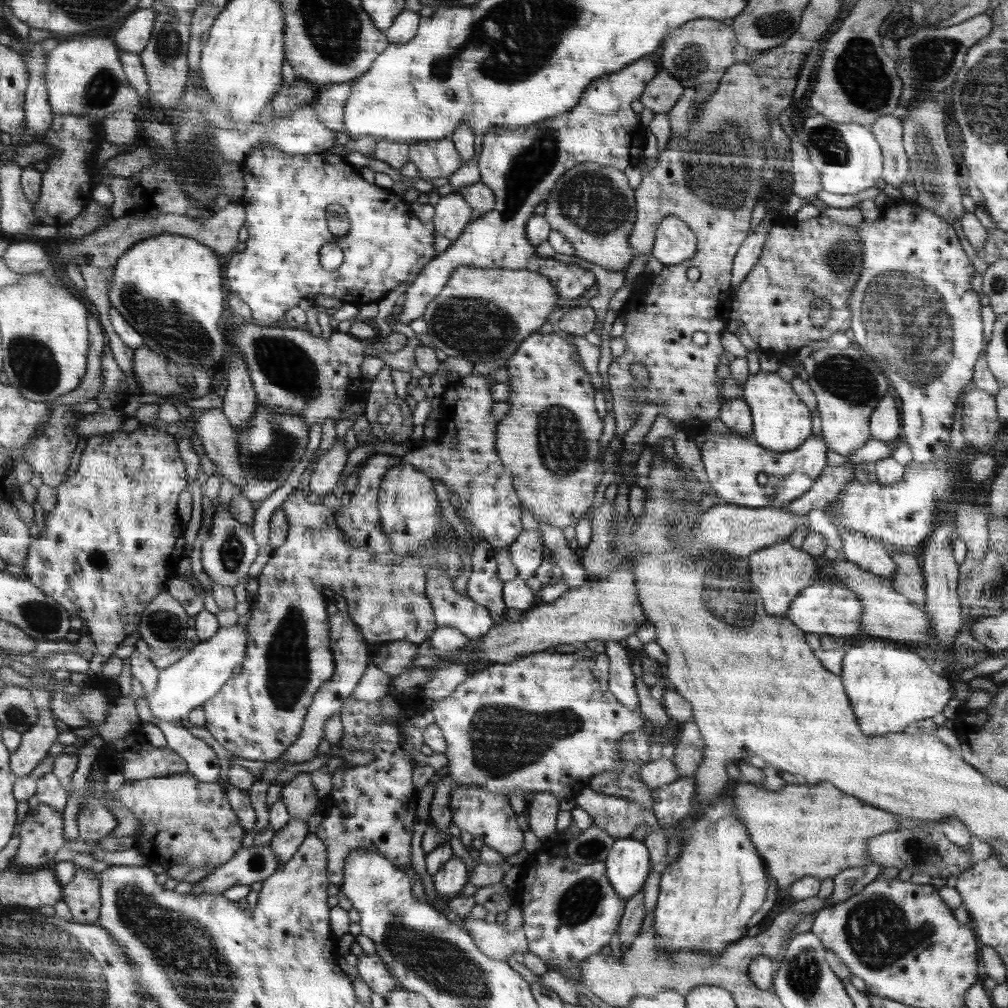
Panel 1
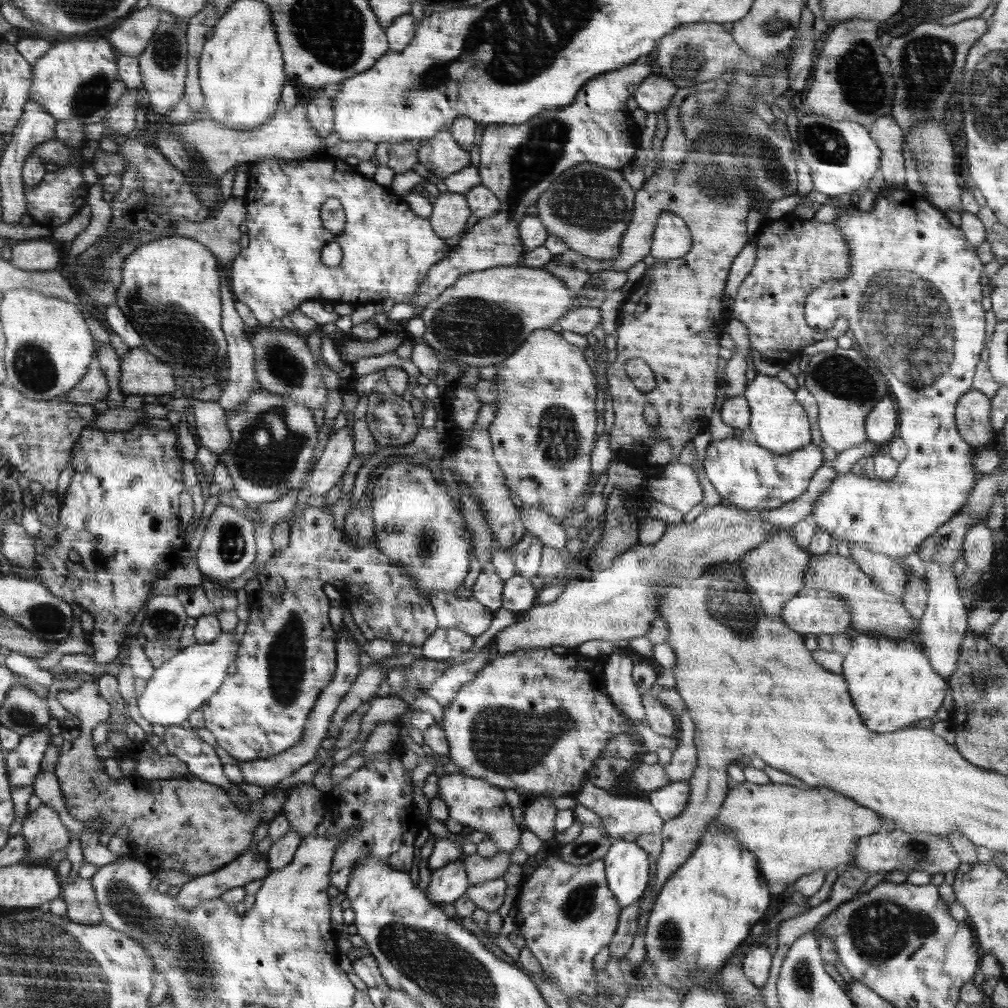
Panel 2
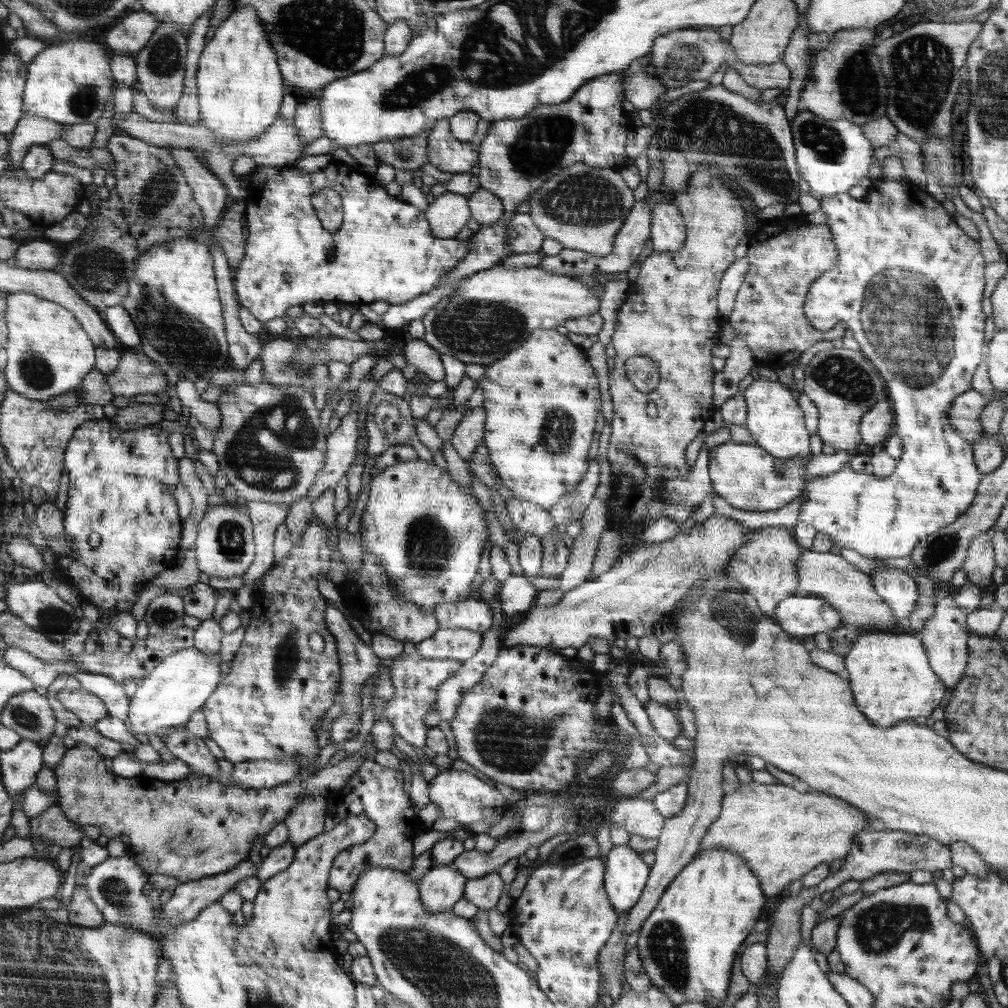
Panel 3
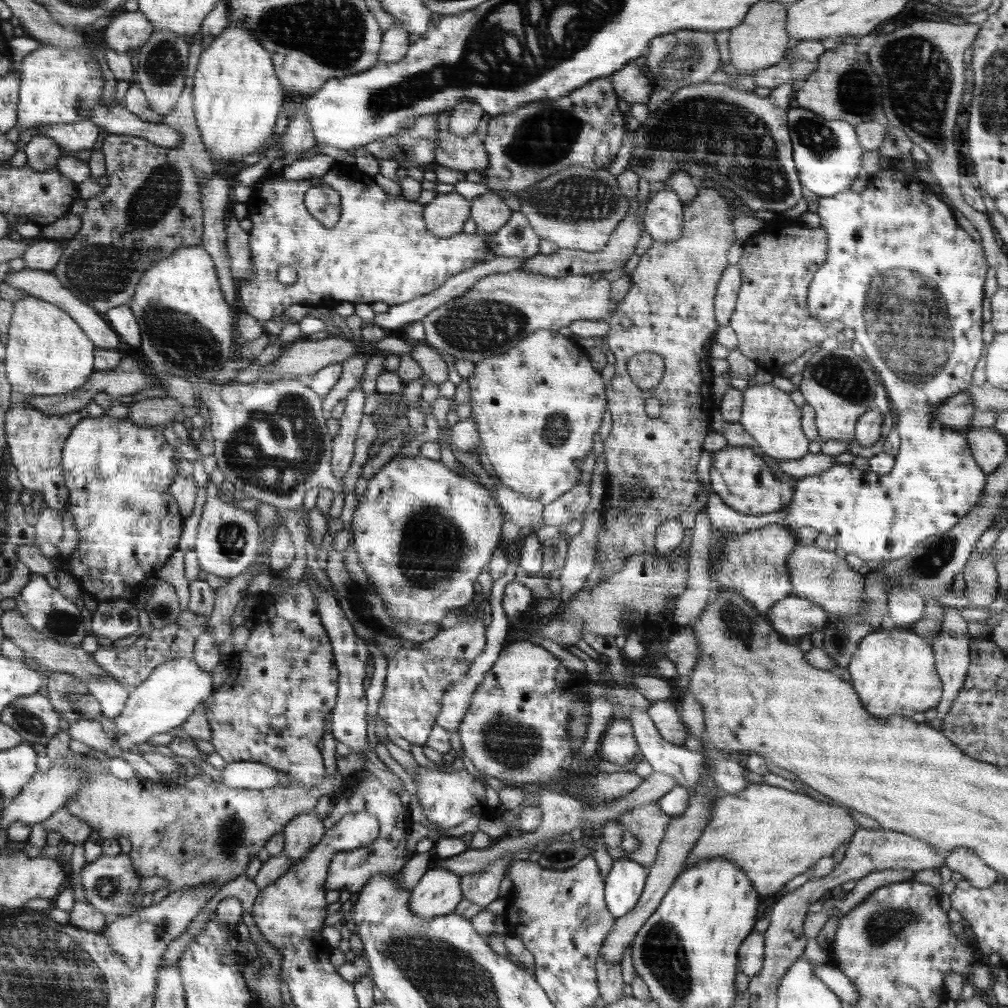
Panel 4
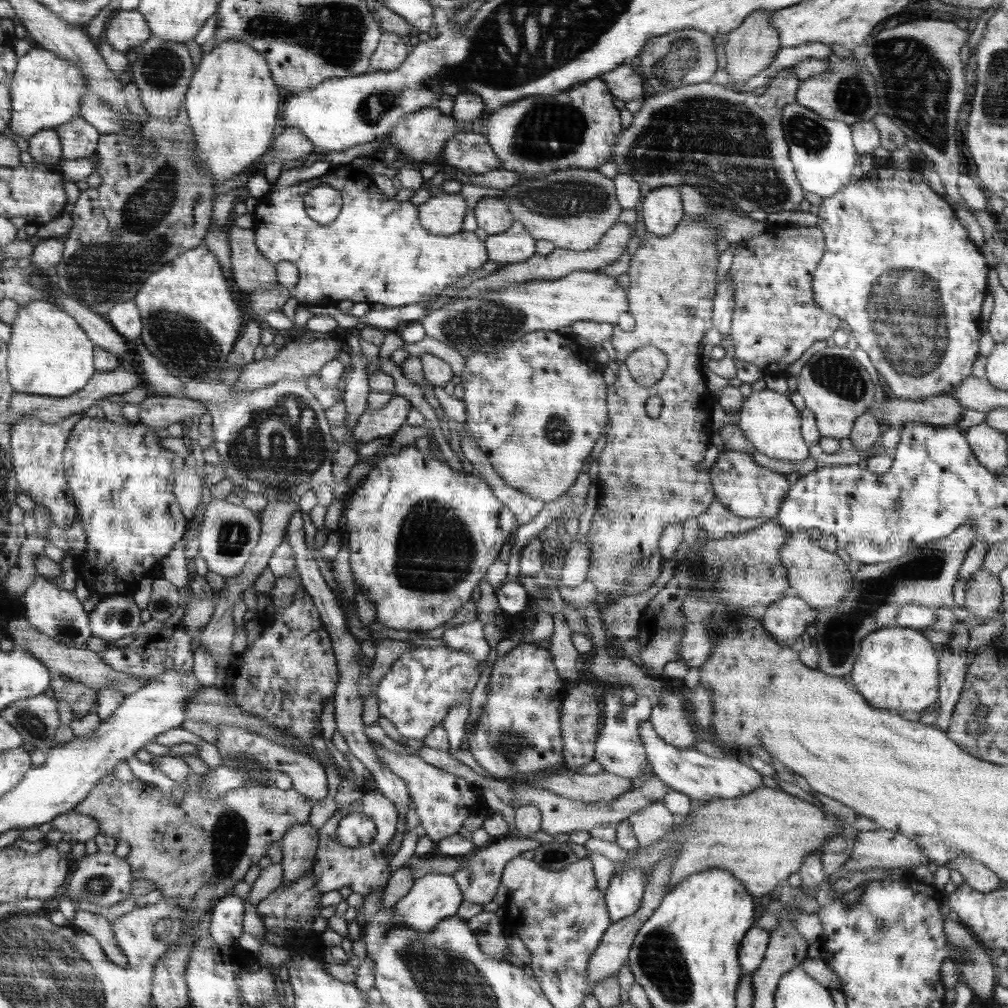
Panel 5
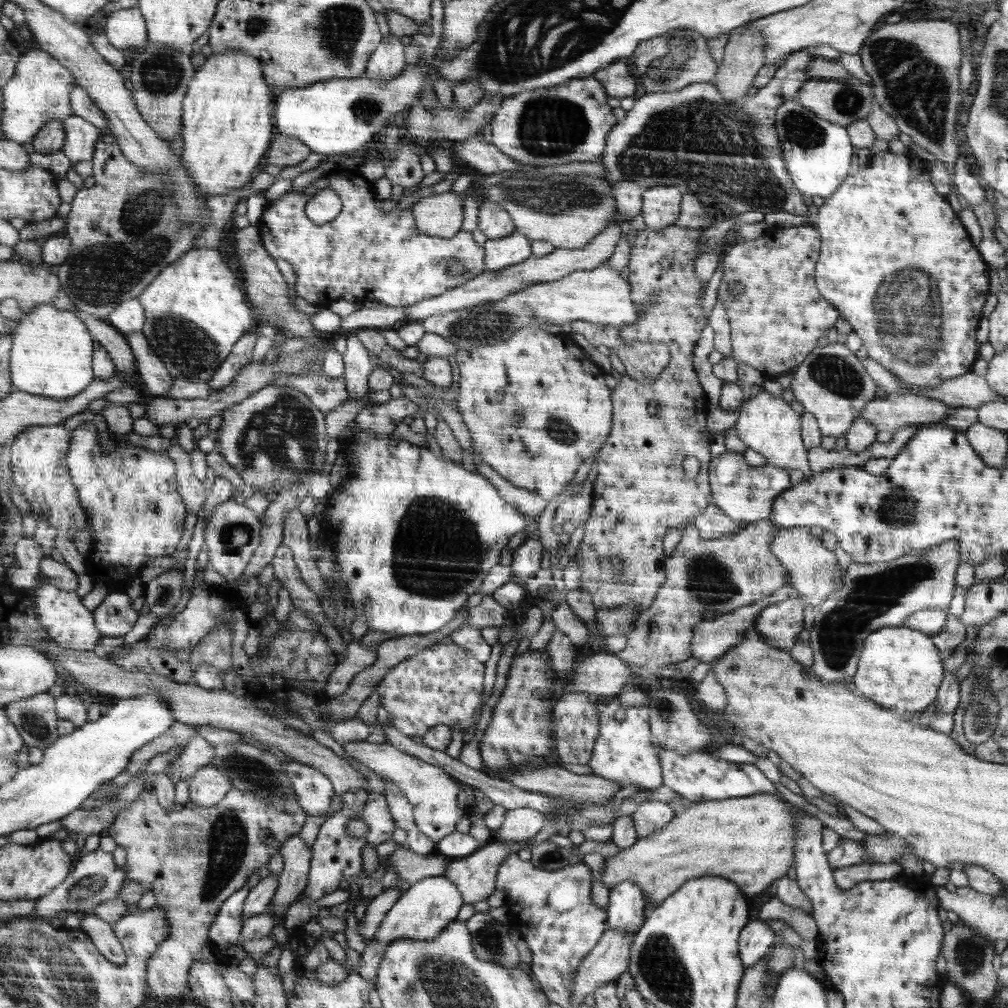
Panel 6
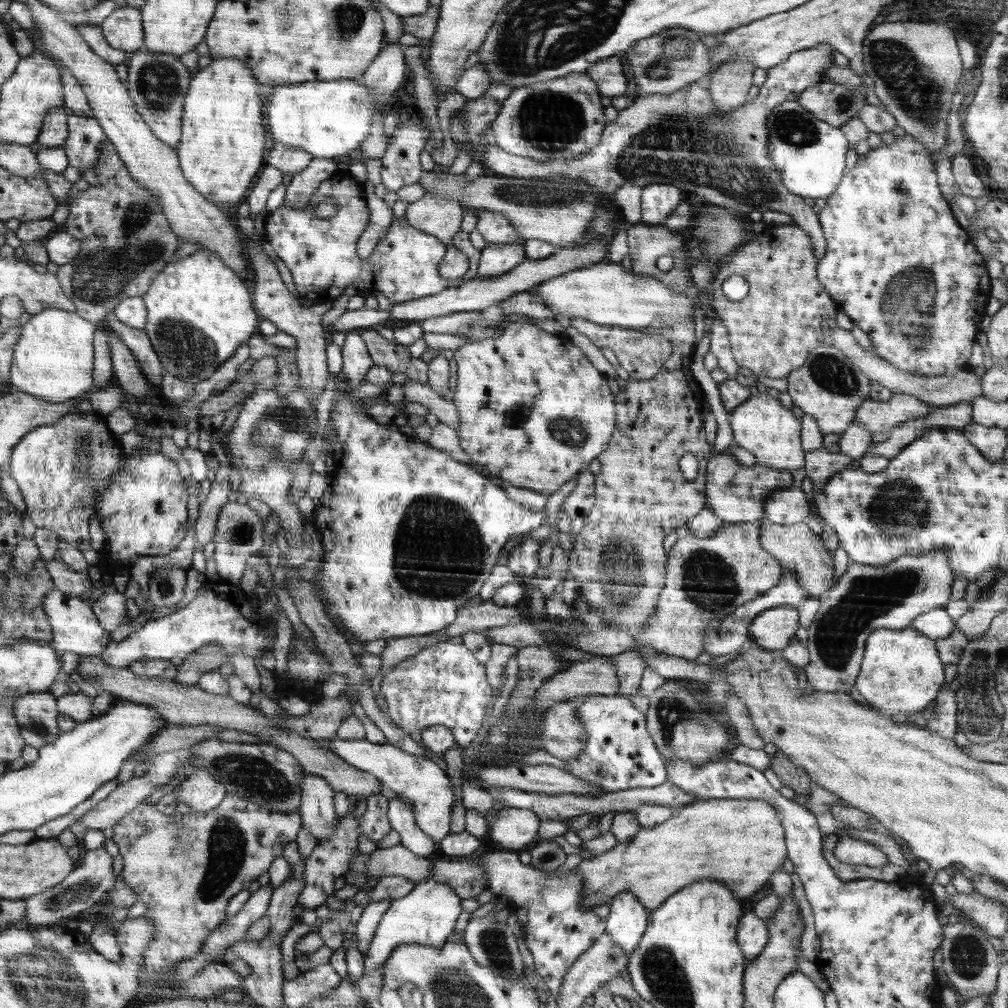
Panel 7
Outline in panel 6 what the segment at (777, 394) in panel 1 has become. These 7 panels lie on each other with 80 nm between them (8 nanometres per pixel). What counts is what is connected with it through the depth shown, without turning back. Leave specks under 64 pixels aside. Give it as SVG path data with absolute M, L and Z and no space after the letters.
M765 390L756 396L751 396L738 411L740 415L735 428L747 448L763 454L767 458L767 464L782 469L802 470L804 479L813 474L811 468L808 468L808 456L806 456L808 450L806 446L802 446L800 438L800 416L788 406L787 401L780 400L780 396L772 396Z

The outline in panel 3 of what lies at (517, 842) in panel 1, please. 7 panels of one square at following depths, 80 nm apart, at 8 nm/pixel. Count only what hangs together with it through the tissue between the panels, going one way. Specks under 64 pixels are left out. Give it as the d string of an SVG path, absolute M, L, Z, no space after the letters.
M440 771L427 786L430 803L440 807L441 813L438 818L451 818L460 825L468 826L484 821L493 827L510 810L510 804L493 783L487 784L467 771Z

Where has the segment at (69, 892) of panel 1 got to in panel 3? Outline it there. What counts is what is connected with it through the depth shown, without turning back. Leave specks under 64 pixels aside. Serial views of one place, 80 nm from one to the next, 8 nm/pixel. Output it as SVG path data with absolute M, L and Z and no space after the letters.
M86 886L76 887L73 891L68 910L69 922L83 927L102 926L106 919L95 905Z

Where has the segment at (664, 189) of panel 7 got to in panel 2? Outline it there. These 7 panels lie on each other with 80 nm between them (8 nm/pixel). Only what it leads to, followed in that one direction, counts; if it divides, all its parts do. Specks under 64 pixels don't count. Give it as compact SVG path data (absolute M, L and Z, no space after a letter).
M674 211L660 213L654 240L651 242L650 256L662 260L682 260L691 249L693 241L690 228L680 215Z

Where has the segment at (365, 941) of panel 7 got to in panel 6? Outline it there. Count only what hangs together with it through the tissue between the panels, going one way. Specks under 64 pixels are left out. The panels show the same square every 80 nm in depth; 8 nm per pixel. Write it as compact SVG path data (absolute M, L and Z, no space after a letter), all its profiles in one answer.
M388 887L367 904L366 915L359 923L360 934L365 938L365 942L368 943L374 938L374 934L376 934L386 913L400 897L401 892L396 887Z

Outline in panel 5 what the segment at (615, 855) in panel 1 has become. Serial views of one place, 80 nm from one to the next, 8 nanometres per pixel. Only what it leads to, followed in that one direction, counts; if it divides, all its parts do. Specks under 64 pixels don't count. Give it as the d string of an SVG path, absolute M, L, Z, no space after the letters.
M624 869L620 874L616 873L609 882L607 891L608 910L614 922L622 920L622 918L630 917L639 910L642 905L644 890L644 880L642 880L642 872L638 869Z

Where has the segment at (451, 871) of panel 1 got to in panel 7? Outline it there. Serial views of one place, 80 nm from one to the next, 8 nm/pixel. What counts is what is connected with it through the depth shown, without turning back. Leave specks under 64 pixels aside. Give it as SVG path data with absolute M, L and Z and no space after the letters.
M434 878L424 879L415 884L415 887L402 898L391 901L388 910L383 914L377 926L370 946L365 950L364 970L370 973L381 968L392 952L402 944L423 944L426 946L441 947L455 932L455 924L459 914L461 898L450 885Z

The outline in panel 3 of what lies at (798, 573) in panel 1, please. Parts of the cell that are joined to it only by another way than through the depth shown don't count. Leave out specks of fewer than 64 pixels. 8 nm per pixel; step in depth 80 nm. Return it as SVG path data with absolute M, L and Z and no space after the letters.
M768 526L748 536L748 541L736 549L723 573L747 588L746 592L759 602L760 611L764 610L764 614L774 616L780 602L798 593L799 574L796 572L796 563L800 560L802 550L791 530Z

